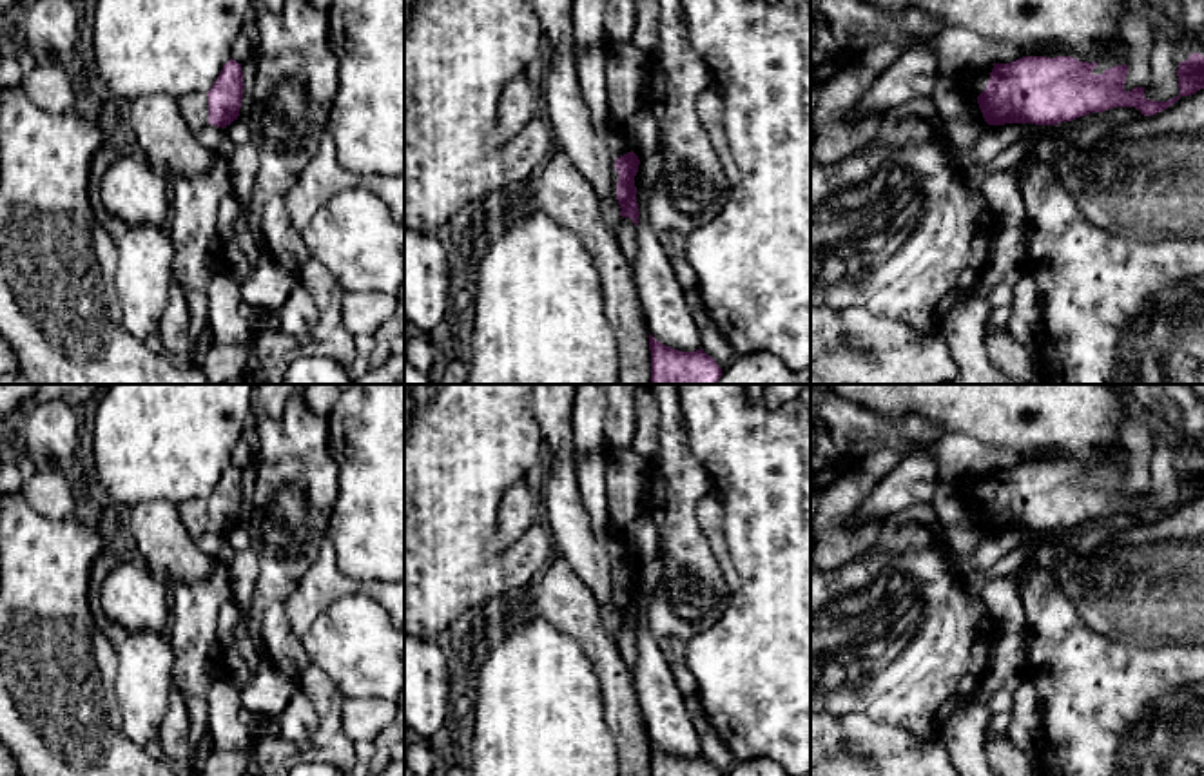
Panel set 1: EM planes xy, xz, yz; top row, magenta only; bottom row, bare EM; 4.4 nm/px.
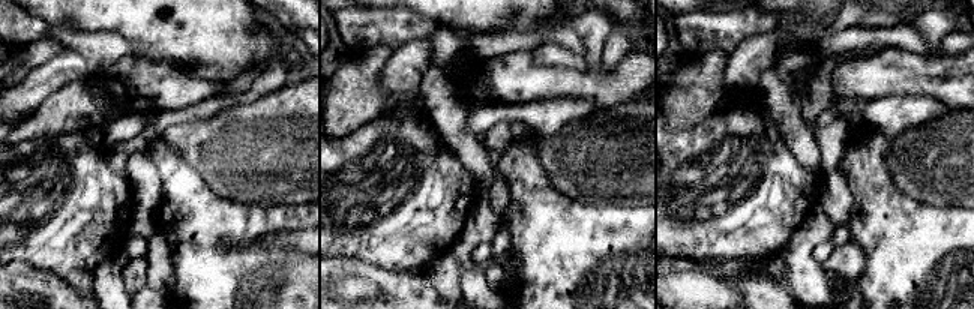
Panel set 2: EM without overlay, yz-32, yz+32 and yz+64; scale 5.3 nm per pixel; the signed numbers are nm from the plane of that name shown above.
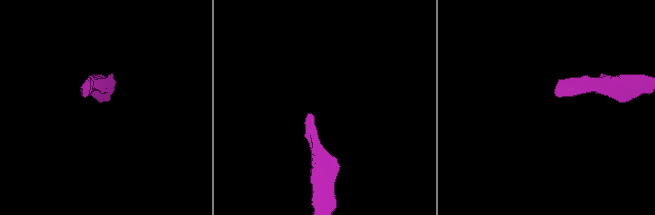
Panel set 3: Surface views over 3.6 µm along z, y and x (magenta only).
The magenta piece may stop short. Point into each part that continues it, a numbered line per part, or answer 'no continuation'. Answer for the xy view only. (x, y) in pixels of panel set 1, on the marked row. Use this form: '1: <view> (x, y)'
1: xy (194, 107)

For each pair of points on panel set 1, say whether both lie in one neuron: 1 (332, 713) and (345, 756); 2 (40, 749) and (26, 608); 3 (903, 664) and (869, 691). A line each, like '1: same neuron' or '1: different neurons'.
1: same neuron
2: same neuron
3: same neuron

